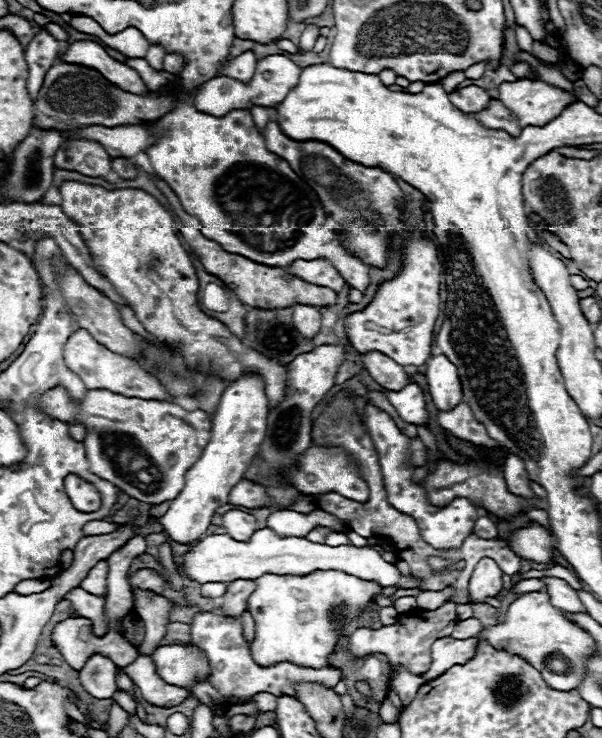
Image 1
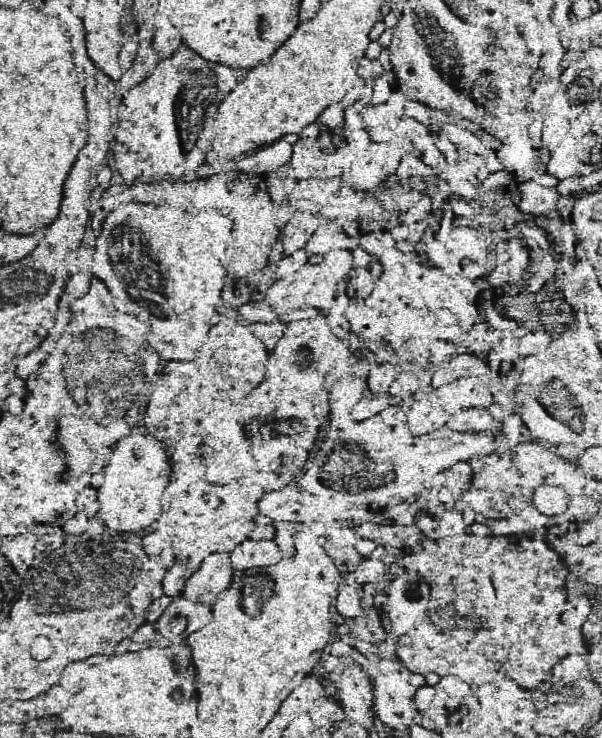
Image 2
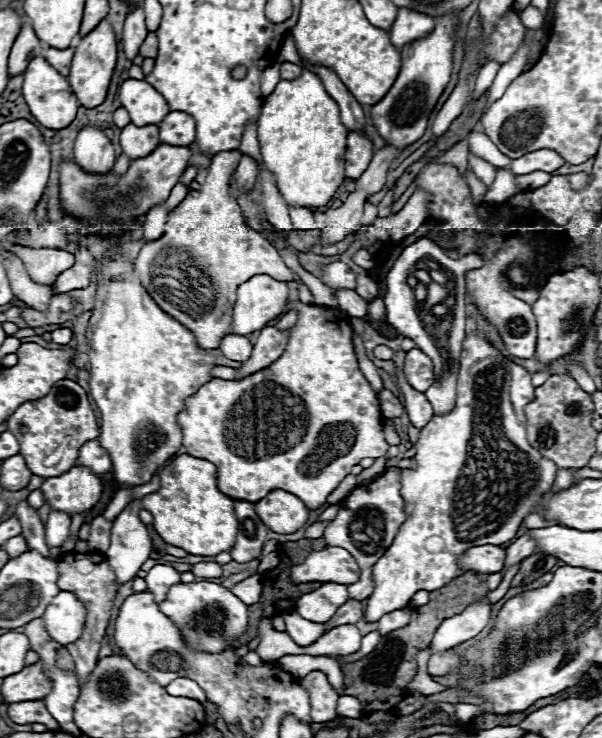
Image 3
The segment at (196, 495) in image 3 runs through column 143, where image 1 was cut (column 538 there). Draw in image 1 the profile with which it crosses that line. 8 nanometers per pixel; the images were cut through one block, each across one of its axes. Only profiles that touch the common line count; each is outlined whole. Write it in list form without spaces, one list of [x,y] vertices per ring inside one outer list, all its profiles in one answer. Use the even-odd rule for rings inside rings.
[[[442,462],[442,464],[438,464],[434,474],[428,474],[428,478],[424,480],[424,488],[426,488],[432,504],[436,504],[436,506],[444,506],[452,498],[464,496],[464,498],[470,498],[478,508],[484,508],[502,518],[514,516],[516,512],[522,512],[526,508],[536,508],[540,504],[540,498],[522,500],[522,498],[510,494],[506,488],[506,482],[502,478],[502,470],[498,470],[496,466],[488,466],[486,462],[472,462],[472,464]]]

